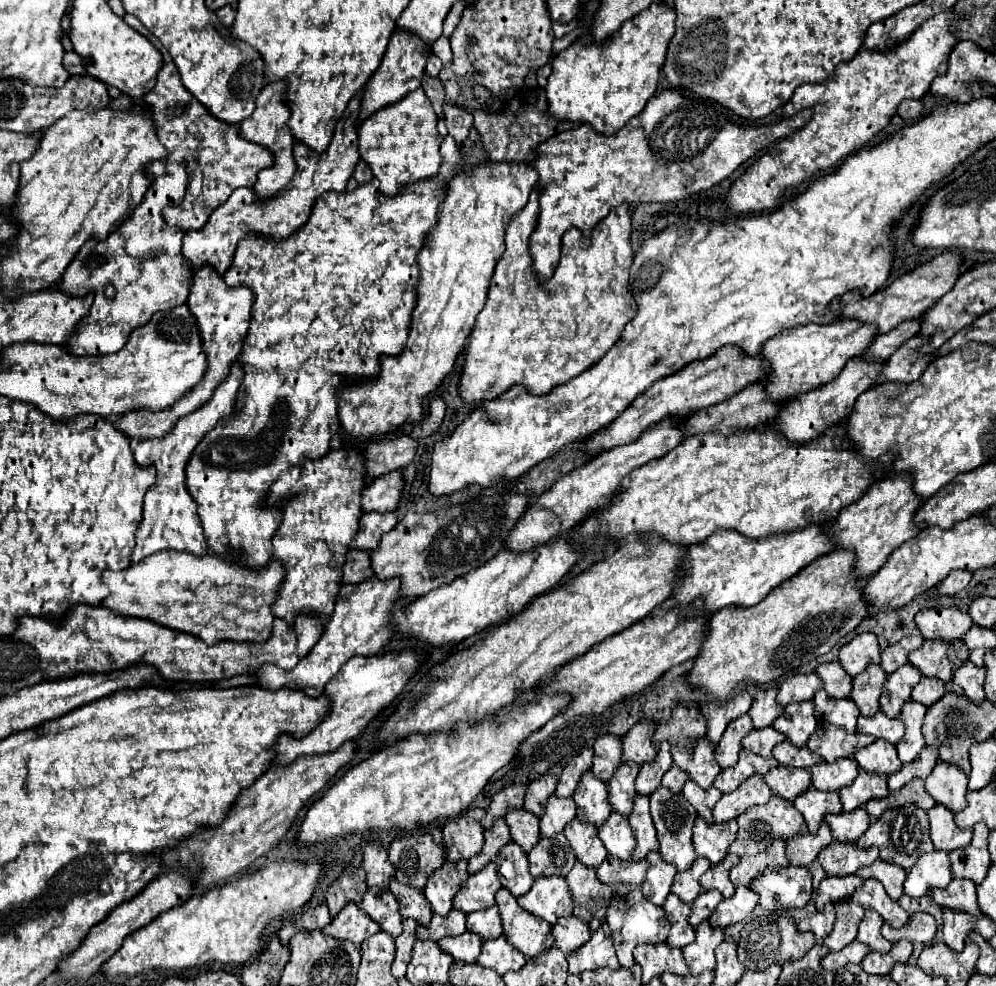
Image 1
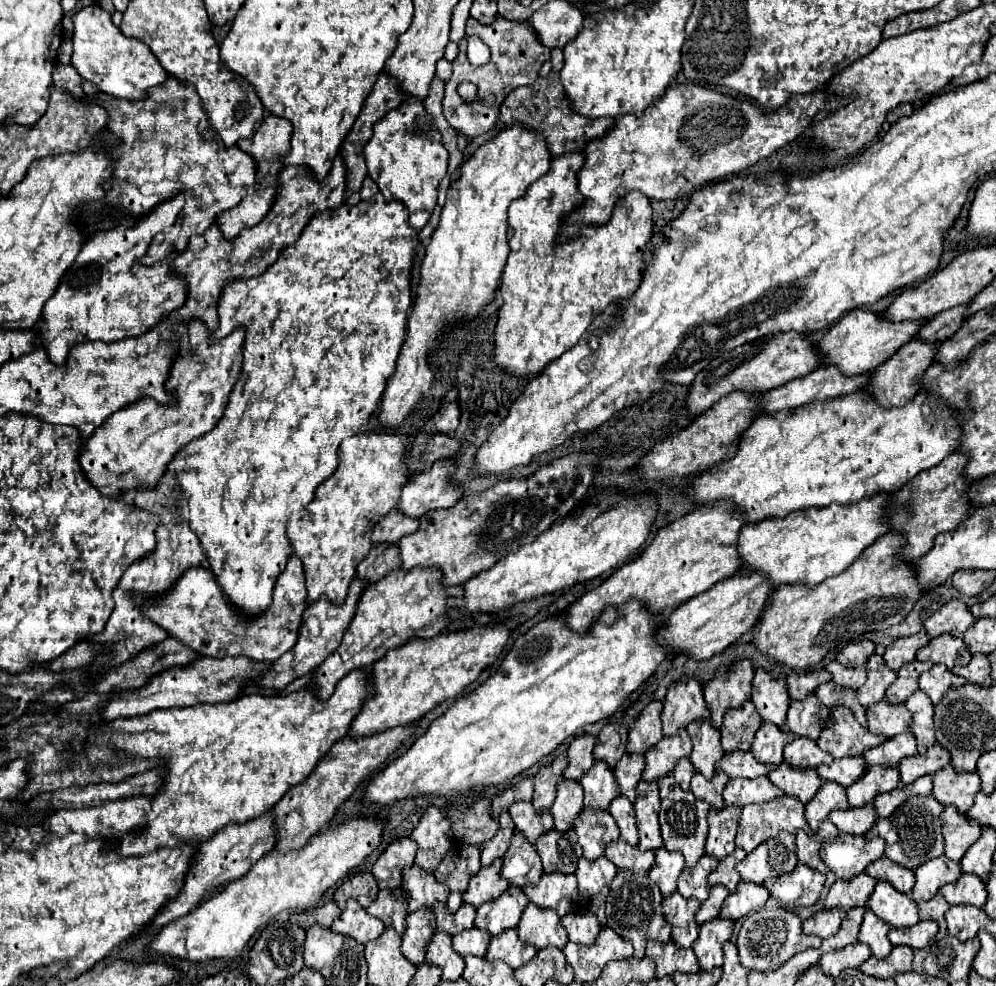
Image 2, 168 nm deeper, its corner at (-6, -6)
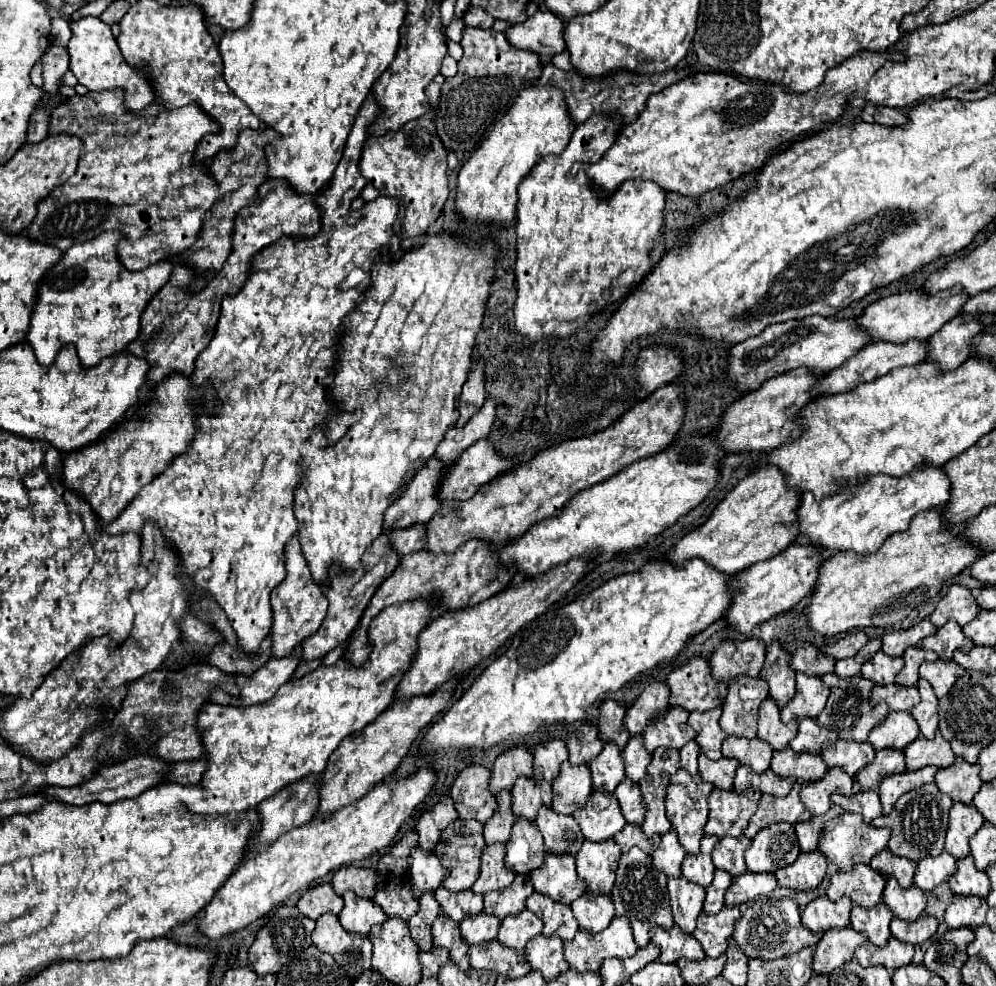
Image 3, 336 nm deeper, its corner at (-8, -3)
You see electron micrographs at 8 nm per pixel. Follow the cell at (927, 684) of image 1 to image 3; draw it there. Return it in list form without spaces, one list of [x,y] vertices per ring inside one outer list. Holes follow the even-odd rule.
[[[938,659],[934,663],[922,663],[920,677],[932,685],[936,697],[944,697],[950,691],[950,687],[954,685],[954,681],[964,675],[964,671],[966,669],[962,669],[956,661]]]

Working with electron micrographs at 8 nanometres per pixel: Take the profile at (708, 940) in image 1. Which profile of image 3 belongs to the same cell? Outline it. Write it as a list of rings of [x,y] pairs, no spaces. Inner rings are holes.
[[[724,905],[722,911],[716,915],[702,913],[698,917],[698,925],[692,935],[700,941],[708,957],[718,957],[728,949],[728,937],[732,935],[734,921],[738,919],[740,919],[740,907]]]

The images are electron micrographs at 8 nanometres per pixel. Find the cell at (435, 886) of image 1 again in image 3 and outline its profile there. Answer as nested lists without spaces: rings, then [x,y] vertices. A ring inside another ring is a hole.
[[[456,819],[450,823],[450,827],[446,827],[442,831],[442,837],[434,849],[434,853],[438,855],[438,859],[442,861],[442,865],[448,869],[448,879],[442,881],[442,887],[446,887],[448,891],[466,891],[472,887],[472,883],[476,881],[478,877],[478,871],[480,871],[480,855],[486,847],[484,843],[484,835],[482,835],[482,823],[474,821],[474,819]]]

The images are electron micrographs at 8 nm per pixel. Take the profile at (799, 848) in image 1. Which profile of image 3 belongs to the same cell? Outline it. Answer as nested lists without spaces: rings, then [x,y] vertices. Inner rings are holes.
[[[830,805],[828,813],[824,815],[818,815],[818,817],[812,817],[810,821],[804,821],[804,823],[796,823],[796,835],[798,835],[798,843],[802,847],[802,851],[814,851],[816,845],[818,845],[818,839],[826,827],[828,821],[836,819],[838,815],[842,815],[844,809],[838,807],[838,805]]]

